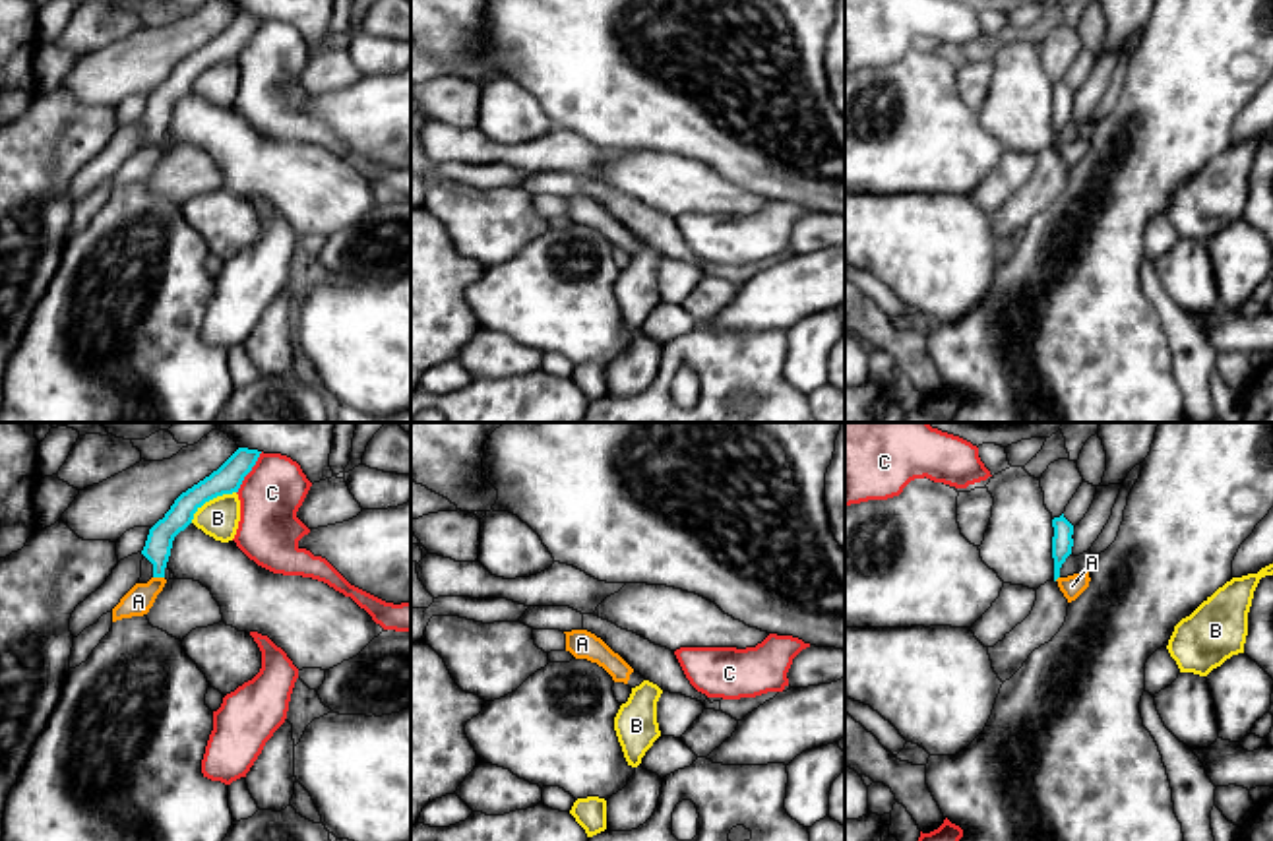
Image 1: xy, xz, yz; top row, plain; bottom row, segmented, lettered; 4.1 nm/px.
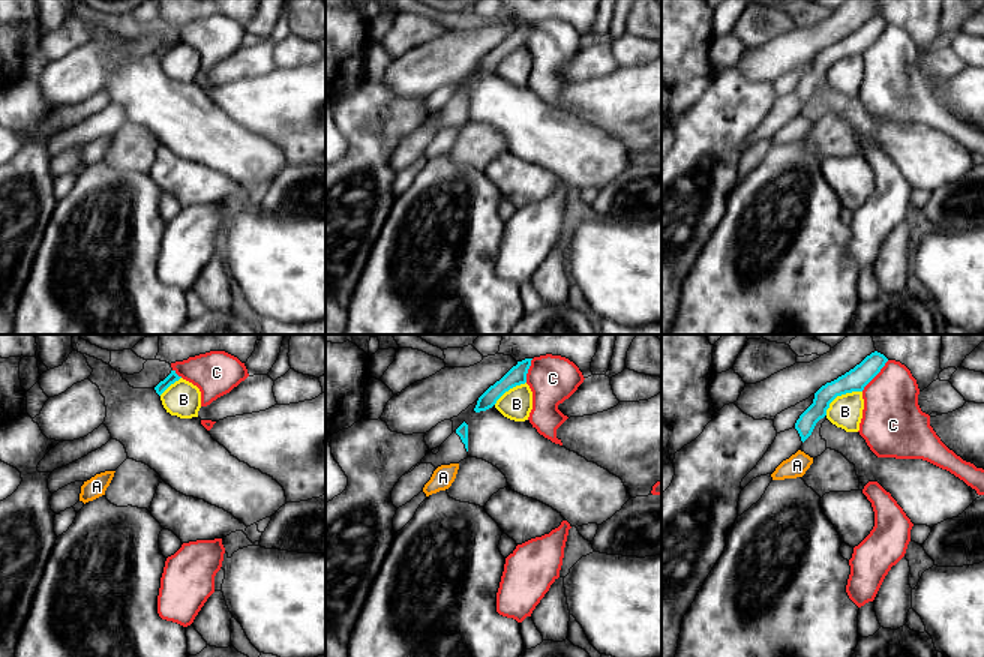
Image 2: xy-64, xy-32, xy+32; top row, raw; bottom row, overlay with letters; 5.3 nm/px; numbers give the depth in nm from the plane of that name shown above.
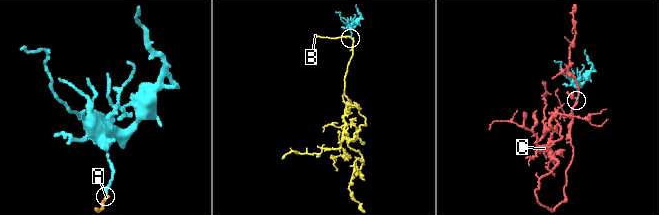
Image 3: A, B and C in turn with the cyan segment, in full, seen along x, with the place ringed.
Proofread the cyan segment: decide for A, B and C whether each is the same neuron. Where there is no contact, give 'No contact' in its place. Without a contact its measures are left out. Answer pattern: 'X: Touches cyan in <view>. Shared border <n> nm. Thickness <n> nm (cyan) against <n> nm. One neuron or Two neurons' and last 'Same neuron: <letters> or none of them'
A: Touches cyan in xy. Shared border 50 nm. Thickness 110 nm (cyan) against 120 nm. Two neurons
B: Touches cyan in xy. Shared border 240 nm. Thickness 120 nm (cyan) against 160 nm. Two neurons
C: Touches cyan in xy. Shared border 200 nm. Thickness 120 nm (cyan) against 260 nm. Two neurons
Same neuron: none of them

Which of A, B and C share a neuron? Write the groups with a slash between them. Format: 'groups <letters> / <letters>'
groups A / B / C

